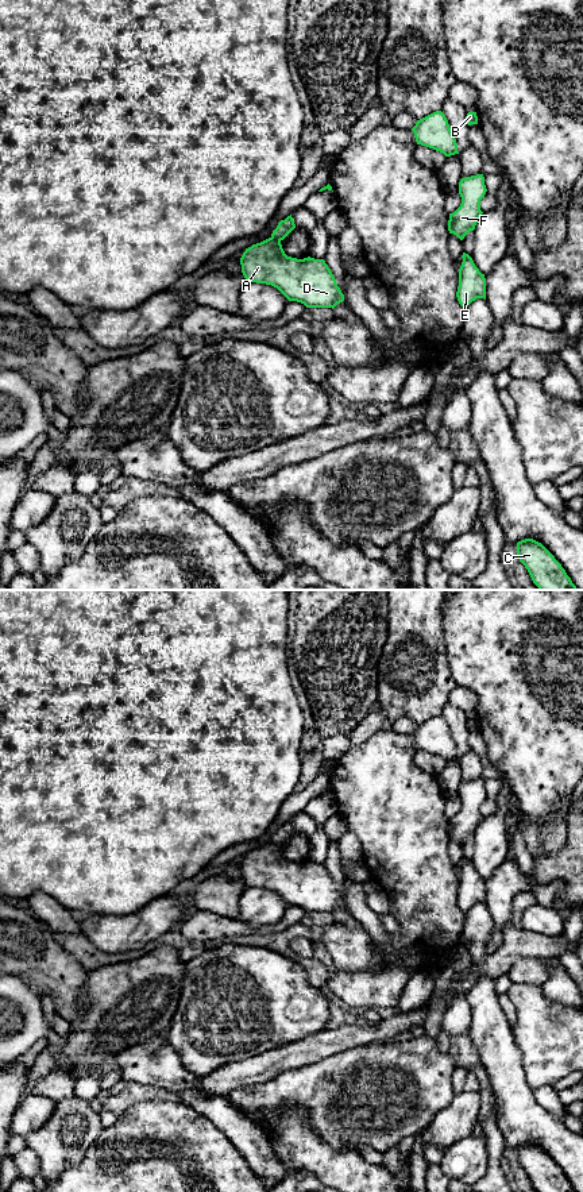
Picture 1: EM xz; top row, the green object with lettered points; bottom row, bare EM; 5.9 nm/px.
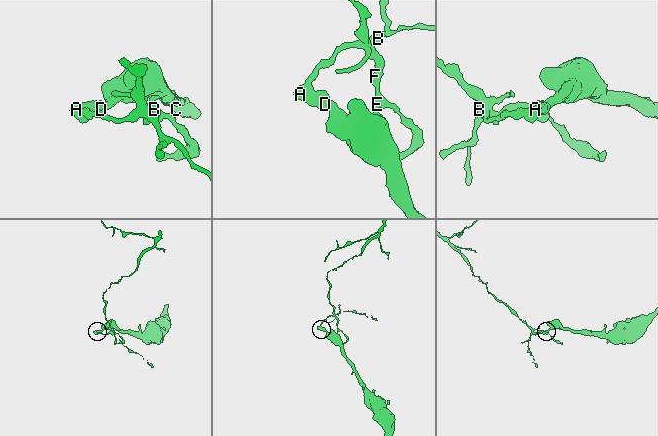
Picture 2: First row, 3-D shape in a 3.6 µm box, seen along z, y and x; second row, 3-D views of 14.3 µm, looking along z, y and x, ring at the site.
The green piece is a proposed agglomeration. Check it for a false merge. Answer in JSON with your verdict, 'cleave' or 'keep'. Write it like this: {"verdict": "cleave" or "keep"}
{"verdict": "cleave"}

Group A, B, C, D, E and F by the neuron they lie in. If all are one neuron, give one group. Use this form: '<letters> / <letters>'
A C D / B E F

